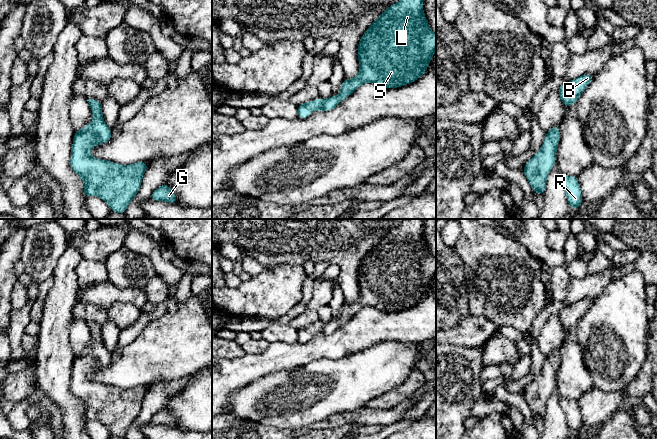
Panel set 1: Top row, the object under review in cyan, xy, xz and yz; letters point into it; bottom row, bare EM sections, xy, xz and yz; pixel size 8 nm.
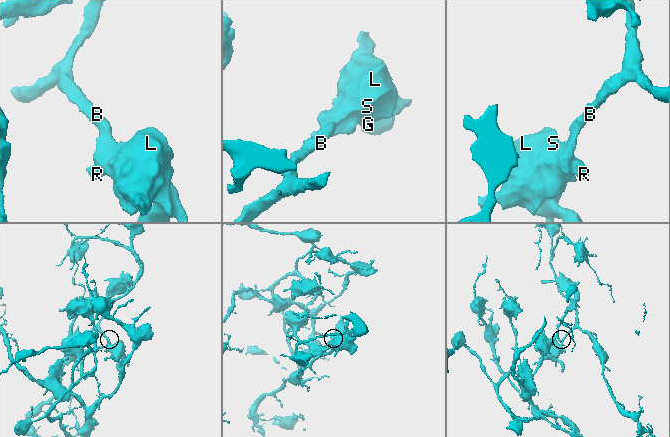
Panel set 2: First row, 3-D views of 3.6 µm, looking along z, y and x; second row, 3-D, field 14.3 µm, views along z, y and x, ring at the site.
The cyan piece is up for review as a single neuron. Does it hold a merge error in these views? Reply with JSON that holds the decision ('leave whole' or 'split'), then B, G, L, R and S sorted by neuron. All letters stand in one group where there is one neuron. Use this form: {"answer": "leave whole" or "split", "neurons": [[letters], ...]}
{"answer": "leave whole", "neurons": [["B", "G", "L", "R", "S"]]}

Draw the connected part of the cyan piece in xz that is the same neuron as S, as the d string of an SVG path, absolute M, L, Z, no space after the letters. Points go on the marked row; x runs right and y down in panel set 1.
M400 0L389 6L365 31L358 44L359 73L354 79L345 79L342 82L340 96L332 95L324 100L317 98L314 101L297 105L298 117L306 119L312 111L330 111L341 100L349 97L360 85L371 82L382 88L398 88L408 85L419 79L427 70L434 52L436 51L436 34L430 29L423 12L423 0Z

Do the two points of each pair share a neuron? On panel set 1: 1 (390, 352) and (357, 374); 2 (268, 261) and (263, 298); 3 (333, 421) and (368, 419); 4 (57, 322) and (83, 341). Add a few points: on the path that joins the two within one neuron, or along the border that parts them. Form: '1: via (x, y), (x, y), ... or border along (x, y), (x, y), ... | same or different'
1: via (382, 360), (368, 374), (365, 374) | same
2: border along (290, 265), (274, 265), (264, 268) | different
3: via (342, 419), (359, 418) | same
4: border along (72, 316), (69, 322), (69, 347), (75, 354) | different

